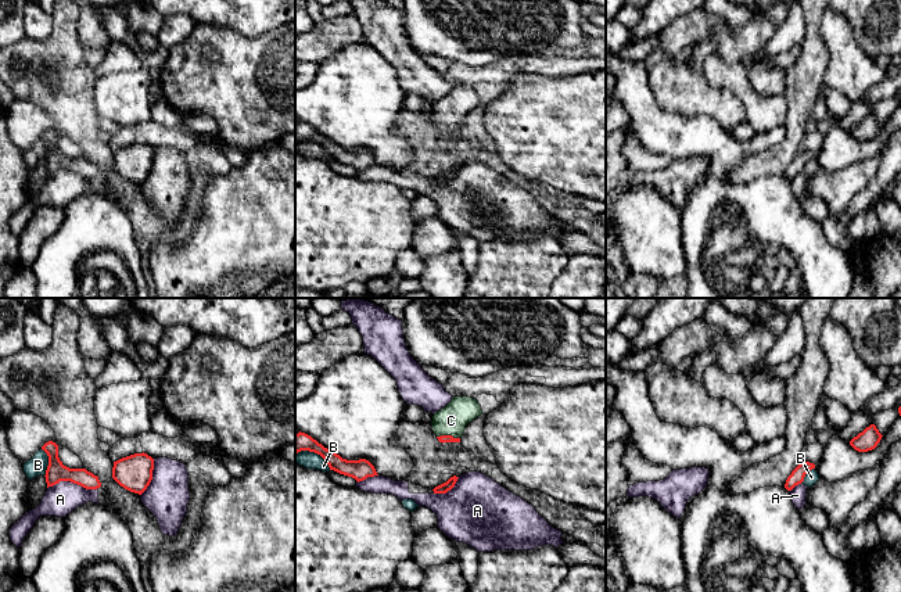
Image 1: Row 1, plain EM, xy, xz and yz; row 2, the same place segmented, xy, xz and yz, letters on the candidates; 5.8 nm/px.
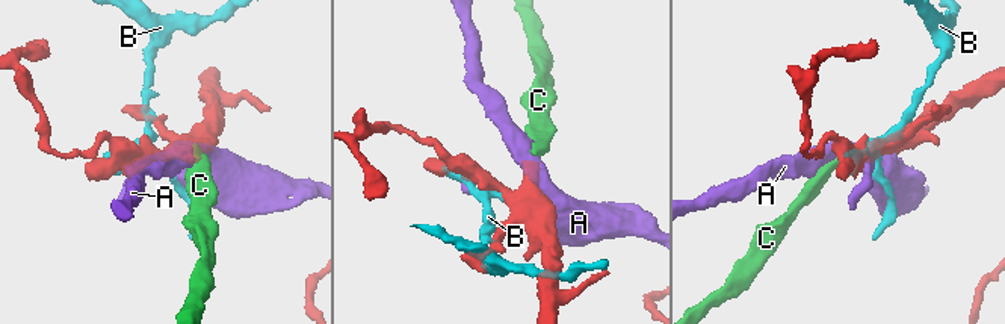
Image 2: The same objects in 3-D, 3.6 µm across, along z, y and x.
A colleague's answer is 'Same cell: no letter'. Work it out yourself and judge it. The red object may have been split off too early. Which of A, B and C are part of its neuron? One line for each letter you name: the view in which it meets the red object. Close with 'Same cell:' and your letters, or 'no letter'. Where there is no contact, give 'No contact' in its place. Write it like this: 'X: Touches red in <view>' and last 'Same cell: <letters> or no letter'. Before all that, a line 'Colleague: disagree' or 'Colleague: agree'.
Colleague: disagree
C: Touches red in xz
Same cell: C

